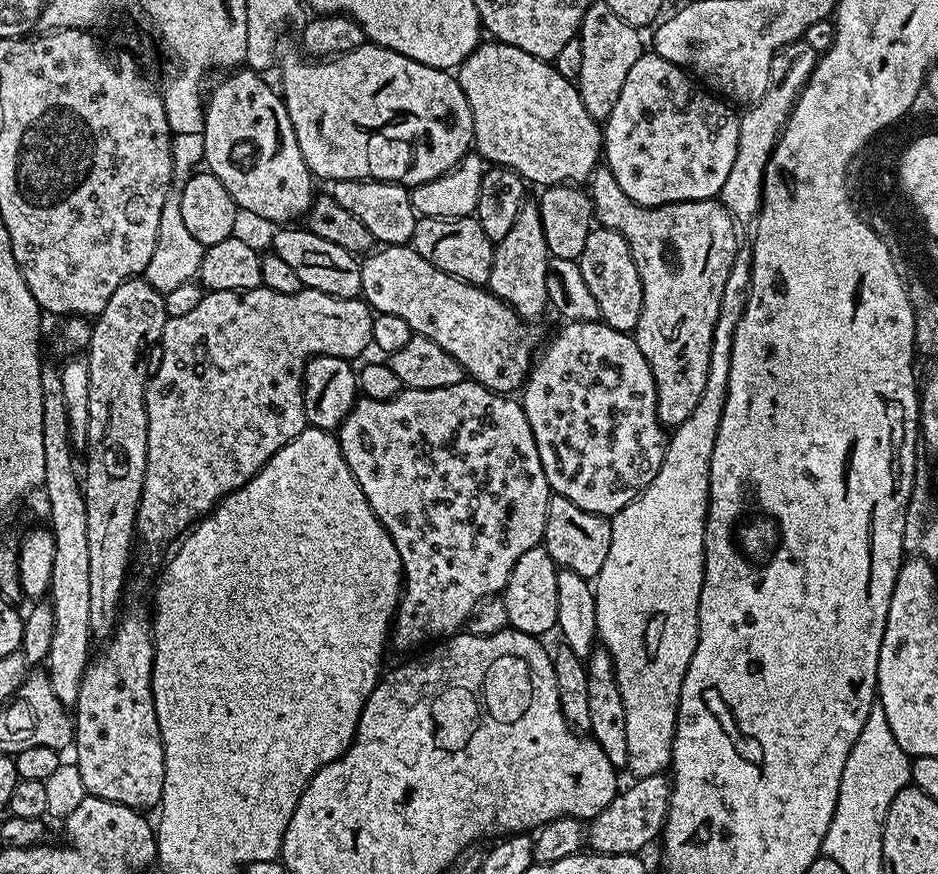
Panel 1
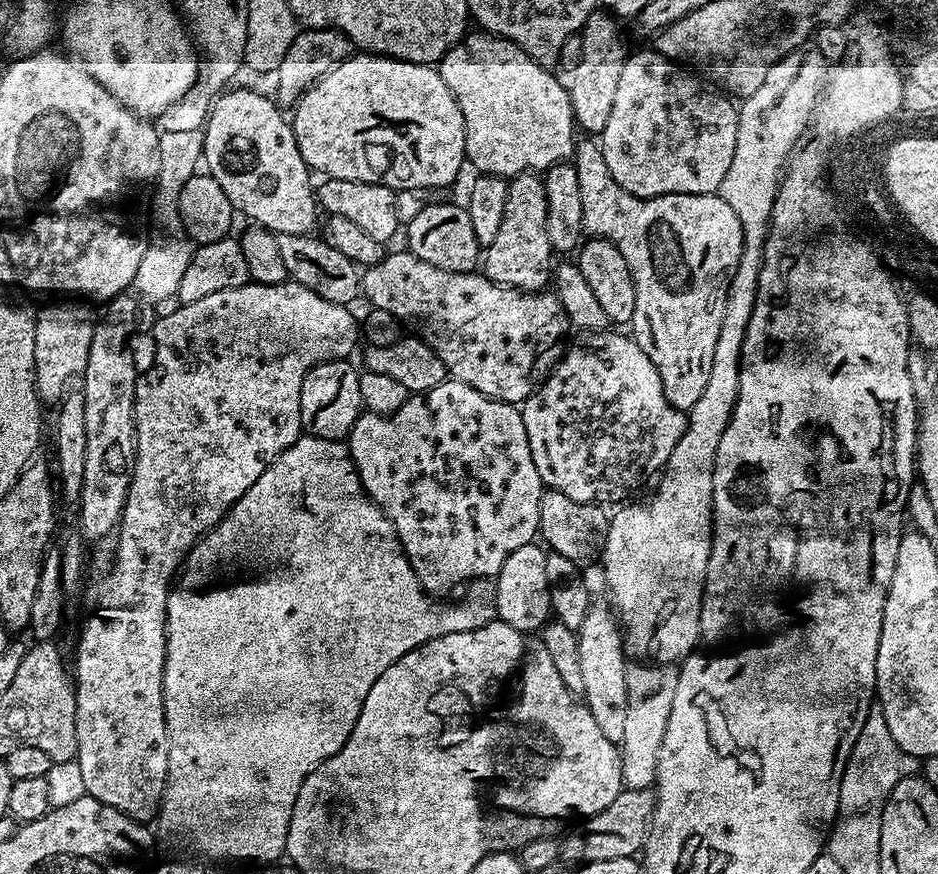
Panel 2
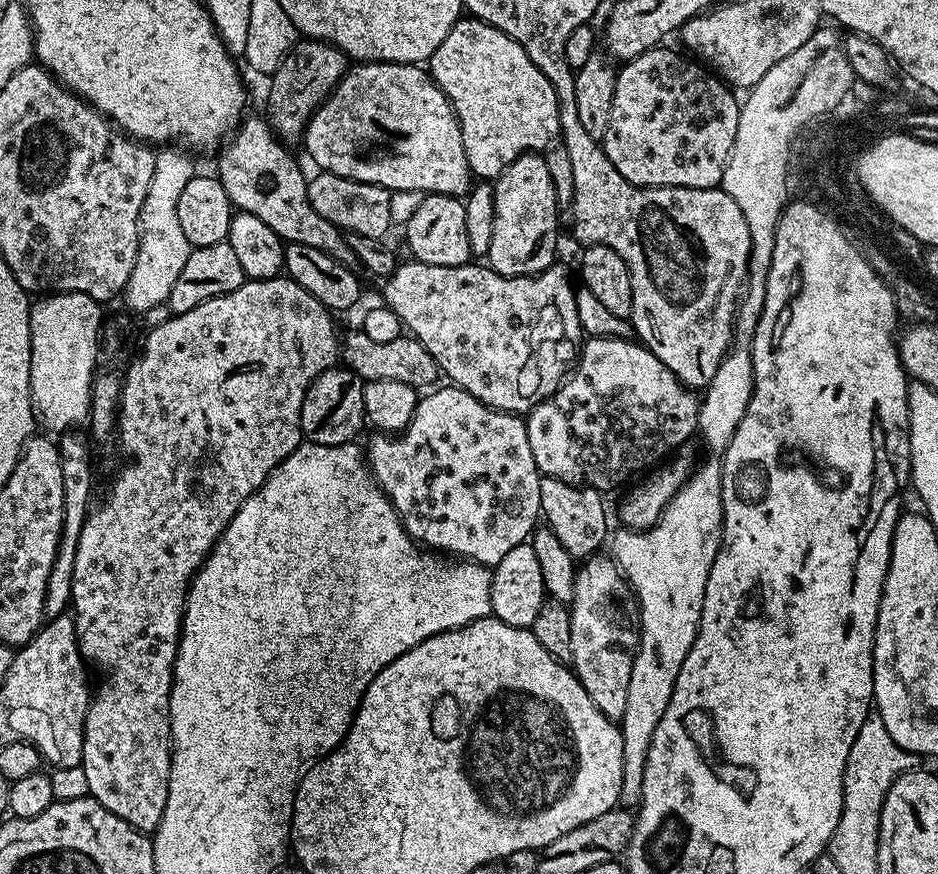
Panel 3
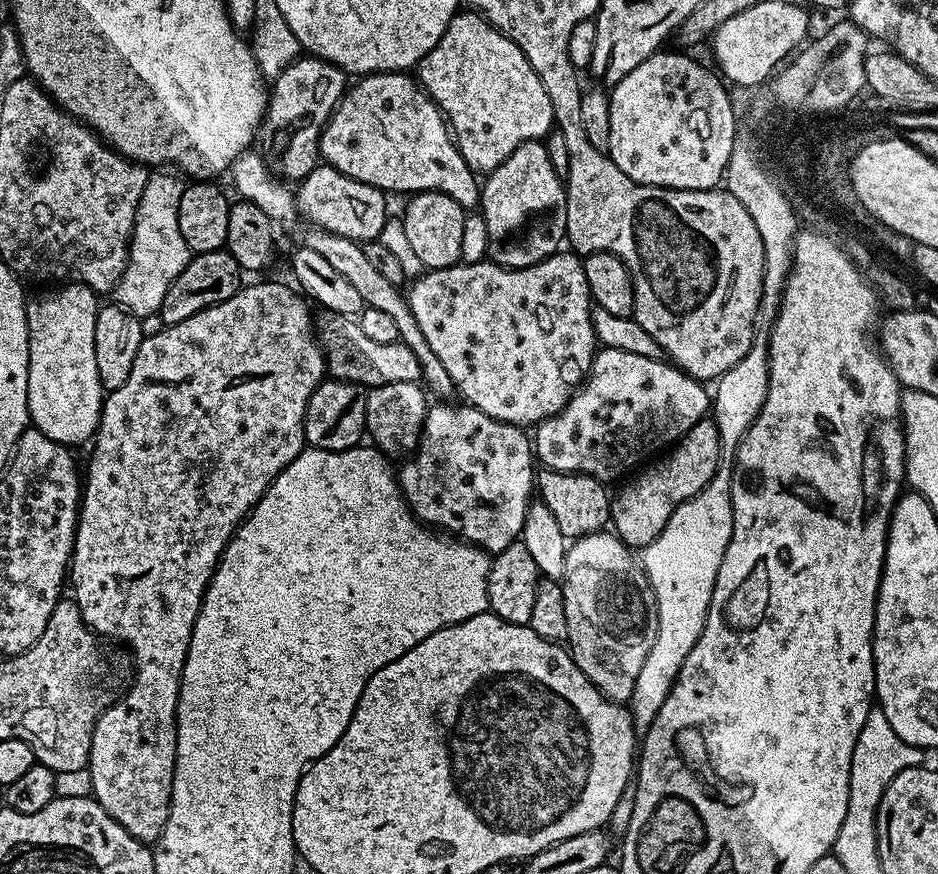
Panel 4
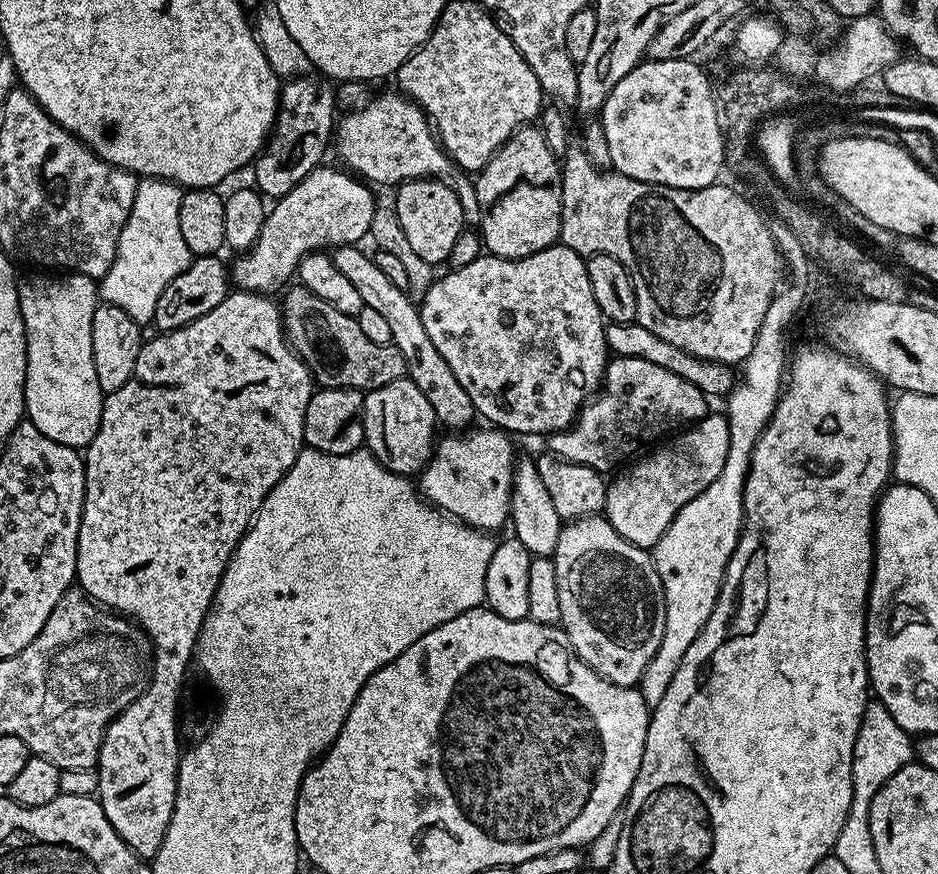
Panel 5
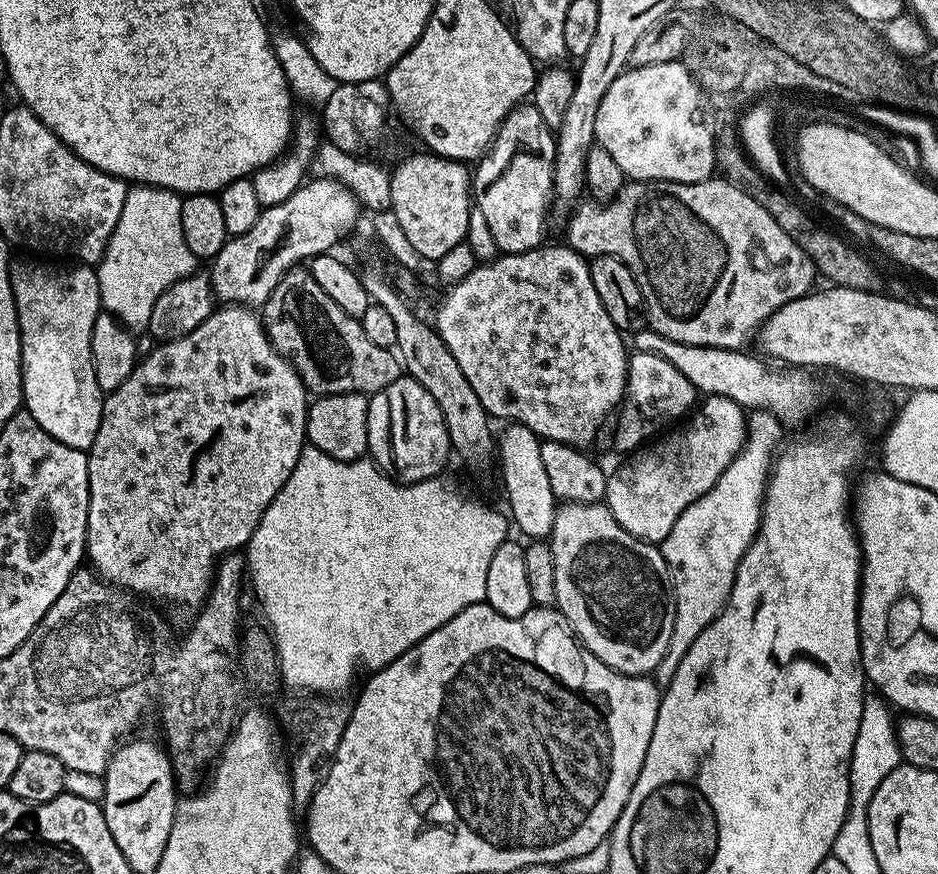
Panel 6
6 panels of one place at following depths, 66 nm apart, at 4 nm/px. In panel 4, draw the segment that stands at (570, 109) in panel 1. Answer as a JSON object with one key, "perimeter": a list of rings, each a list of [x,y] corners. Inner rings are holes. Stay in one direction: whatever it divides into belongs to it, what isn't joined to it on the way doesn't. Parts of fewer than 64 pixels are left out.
{"perimeter":[[[472,10],[464,11],[457,11],[442,38],[438,38],[438,46],[434,46],[434,50],[416,65],[414,76],[443,112],[466,166],[470,166],[474,173],[487,174],[502,166],[502,162],[506,162],[506,158],[527,140],[543,141],[553,131],[554,113],[550,94],[546,94],[546,86],[542,86],[538,74],[534,74],[534,66],[530,66],[526,54],[483,16]]]}

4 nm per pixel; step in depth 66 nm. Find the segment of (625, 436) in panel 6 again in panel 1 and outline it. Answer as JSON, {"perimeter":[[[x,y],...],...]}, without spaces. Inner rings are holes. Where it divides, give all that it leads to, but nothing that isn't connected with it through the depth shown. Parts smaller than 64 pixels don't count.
{"perimeter":[[[574,320],[563,325],[565,328],[553,338],[544,353],[539,353],[538,359],[533,363],[527,380],[522,385],[522,403],[524,413],[530,422],[530,430],[534,434],[534,442],[538,446],[538,458],[542,458],[542,470],[546,470],[546,482],[549,489],[562,498],[569,499],[574,506],[594,515],[611,518],[627,506],[629,502],[636,499],[640,493],[654,482],[654,474],[664,461],[664,455],[668,449],[668,436],[665,425],[660,423],[656,413],[656,387],[654,386],[654,374],[642,354],[638,350],[635,335],[614,330],[600,320]]]}

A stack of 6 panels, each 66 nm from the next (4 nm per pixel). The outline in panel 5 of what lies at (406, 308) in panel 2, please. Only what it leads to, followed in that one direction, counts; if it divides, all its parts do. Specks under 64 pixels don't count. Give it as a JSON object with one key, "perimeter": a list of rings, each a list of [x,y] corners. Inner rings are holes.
{"perimeter":[[[551,244],[546,250],[538,250],[538,254],[530,254],[526,258],[504,260],[500,256],[482,254],[470,266],[452,268],[444,277],[436,278],[426,292],[425,300],[419,306],[422,326],[426,326],[426,334],[430,334],[430,342],[438,349],[438,354],[450,362],[450,370],[462,385],[462,390],[470,394],[470,402],[474,402],[477,413],[485,416],[489,425],[495,426],[509,434],[529,432],[532,436],[543,437],[545,434],[563,432],[576,423],[576,417],[586,401],[600,391],[604,382],[604,372],[608,369],[610,353],[608,342],[604,337],[606,321],[598,310],[598,302],[594,302],[594,290],[590,290],[590,274],[585,257],[579,256],[565,244]]]}

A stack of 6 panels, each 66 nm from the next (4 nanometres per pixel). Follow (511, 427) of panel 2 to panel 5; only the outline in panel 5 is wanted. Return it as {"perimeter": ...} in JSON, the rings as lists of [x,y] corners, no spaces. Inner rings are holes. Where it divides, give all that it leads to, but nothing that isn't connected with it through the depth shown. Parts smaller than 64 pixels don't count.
{"perimeter":[[[483,426],[477,432],[448,434],[437,443],[432,459],[418,476],[418,491],[433,508],[455,516],[472,528],[493,530],[509,523],[512,511],[512,482],[518,455],[512,449],[513,437],[495,427]]]}

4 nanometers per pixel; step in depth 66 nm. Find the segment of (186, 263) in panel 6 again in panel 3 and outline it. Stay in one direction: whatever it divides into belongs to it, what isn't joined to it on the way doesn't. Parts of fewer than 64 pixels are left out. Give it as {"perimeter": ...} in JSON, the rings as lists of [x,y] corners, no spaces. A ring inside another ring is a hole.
{"perimeter":[[[164,146],[156,152],[154,178],[150,178],[150,190],[146,190],[146,202],[142,202],[140,211],[138,258],[122,293],[122,300],[137,314],[149,312],[159,304],[167,304],[170,290],[174,282],[178,282],[178,274],[182,274],[182,266],[186,266],[186,258],[193,250],[186,234],[182,234],[182,225],[178,223],[178,197],[186,182],[190,182],[190,178],[198,172],[195,162],[187,154],[176,146]]]}

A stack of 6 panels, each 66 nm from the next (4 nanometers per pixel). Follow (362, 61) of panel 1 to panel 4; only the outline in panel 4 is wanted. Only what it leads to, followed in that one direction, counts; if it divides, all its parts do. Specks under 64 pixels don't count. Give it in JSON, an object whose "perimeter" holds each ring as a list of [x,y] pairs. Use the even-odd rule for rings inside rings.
{"perimeter":[[[374,72],[355,83],[322,130],[323,163],[385,194],[415,194],[430,186],[431,191],[454,198],[460,208],[475,209],[480,203],[481,181],[457,150],[443,112],[419,83],[404,72]]]}

